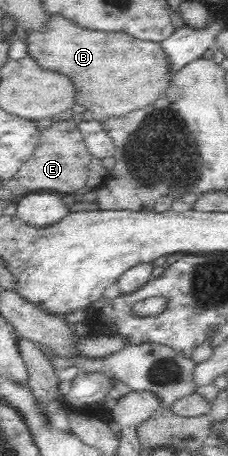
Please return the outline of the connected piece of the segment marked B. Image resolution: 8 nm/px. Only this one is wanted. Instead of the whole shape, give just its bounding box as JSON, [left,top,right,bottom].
[27,16,176,122]

